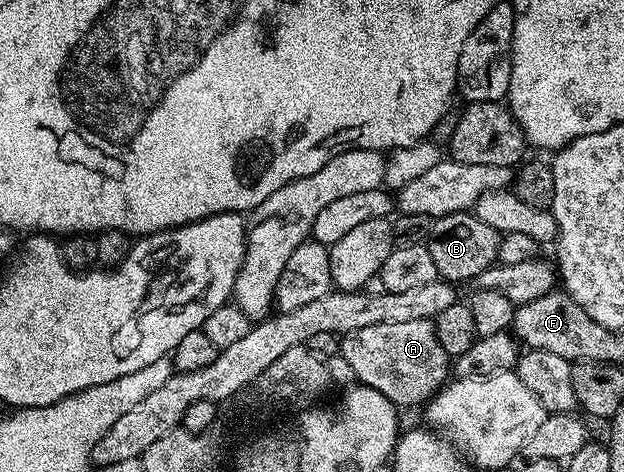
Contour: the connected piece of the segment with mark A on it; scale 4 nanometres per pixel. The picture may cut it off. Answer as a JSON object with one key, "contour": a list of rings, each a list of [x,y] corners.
{"contour":[[[412,319],[409,323],[360,327],[341,338],[340,355],[361,384],[380,391],[380,395],[399,407],[429,402],[447,384],[446,372],[449,374],[452,369],[451,358],[440,347],[440,339],[436,339],[433,320]]]}

